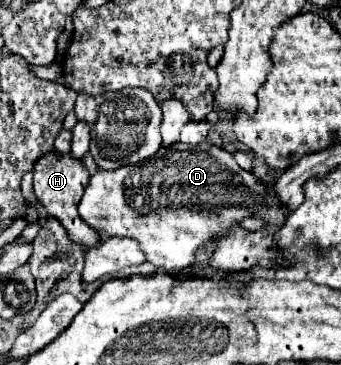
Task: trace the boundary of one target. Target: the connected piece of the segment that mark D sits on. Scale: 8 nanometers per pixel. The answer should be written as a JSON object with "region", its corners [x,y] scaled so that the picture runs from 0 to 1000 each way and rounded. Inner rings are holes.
{"region":[[[525,386],[507,403],[472,403],[460,425],[437,430],[437,441],[413,441],[408,452],[367,452],[337,468],[284,468],[232,551],[232,589],[308,649],[402,655],[419,693],[431,699],[431,715],[496,748],[566,726],[572,688],[613,660],[636,660],[630,688],[613,710],[625,742],[718,742],[742,726],[836,726],[818,682],[801,666],[801,638],[836,605],[824,556],[812,551],[812,540],[801,540],[795,518],[777,501],[754,496],[730,468],[713,468],[677,419],[642,403],[613,403],[601,386],[589,397],[548,397]],[[760,573],[789,573],[789,627],[748,638],[701,627],[695,611],[724,589],[748,589]]]}

